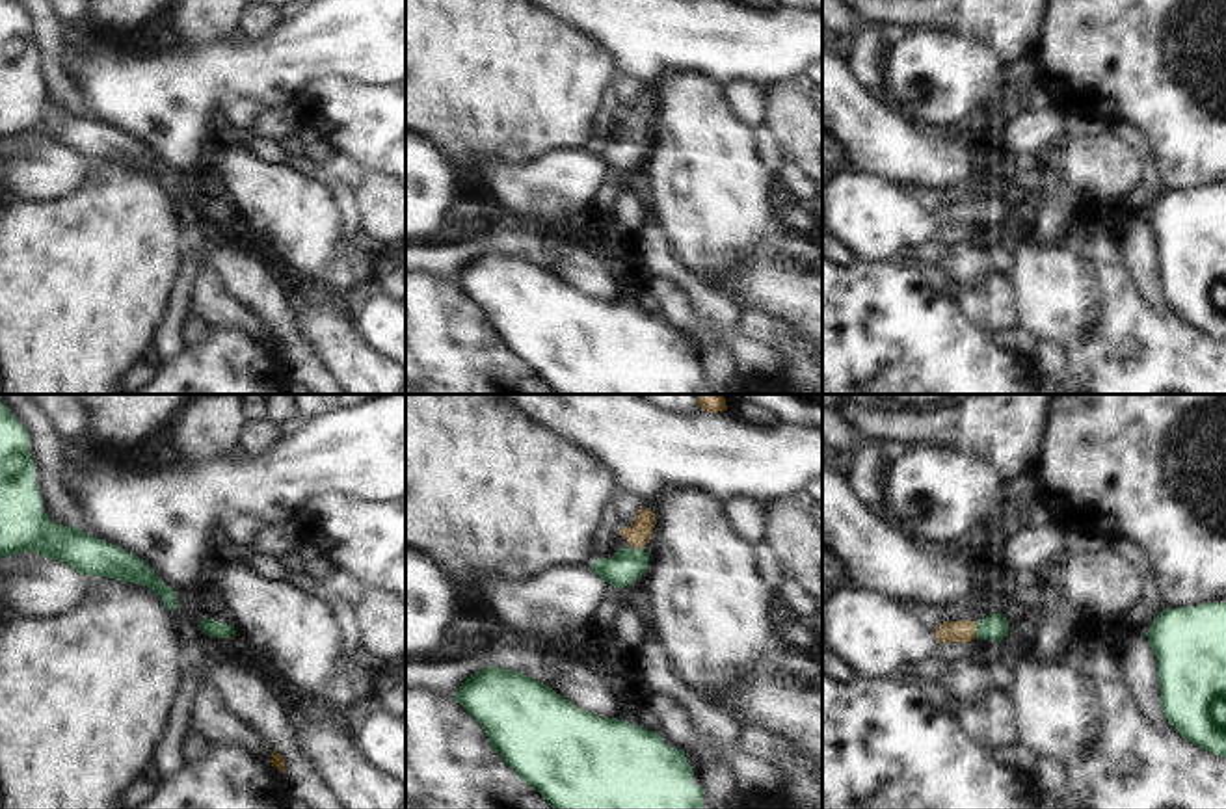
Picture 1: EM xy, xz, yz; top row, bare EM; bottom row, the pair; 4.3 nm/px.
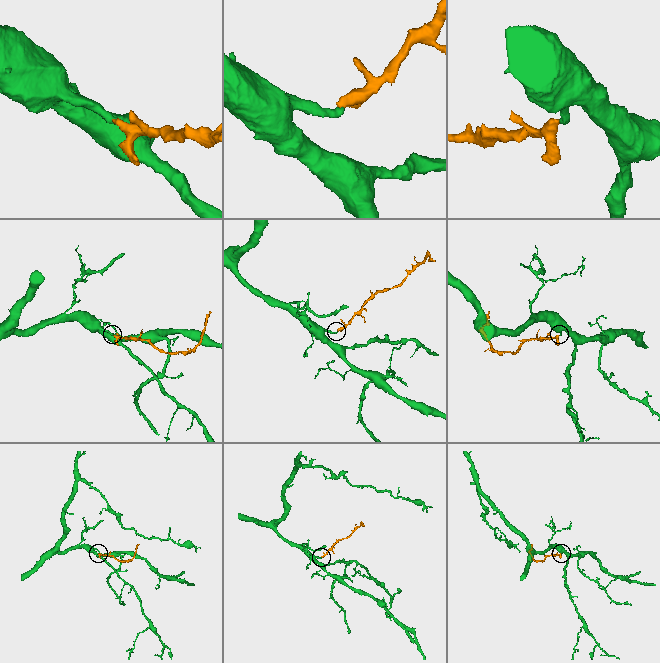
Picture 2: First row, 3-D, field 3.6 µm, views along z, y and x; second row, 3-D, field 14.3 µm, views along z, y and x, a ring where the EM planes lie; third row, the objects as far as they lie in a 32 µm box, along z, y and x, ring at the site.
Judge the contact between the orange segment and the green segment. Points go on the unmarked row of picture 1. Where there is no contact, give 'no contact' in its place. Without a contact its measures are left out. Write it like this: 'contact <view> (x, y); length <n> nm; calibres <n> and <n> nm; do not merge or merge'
contact yz (975, 211); length 60 nm; calibres 100 and 120 nm; merge

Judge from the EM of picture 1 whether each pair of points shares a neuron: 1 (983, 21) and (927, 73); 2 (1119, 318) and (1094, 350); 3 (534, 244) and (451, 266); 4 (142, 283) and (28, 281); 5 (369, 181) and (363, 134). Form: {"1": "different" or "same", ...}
{"1": "different", "2": "same", "3": "same", "4": "same", "5": "different"}

